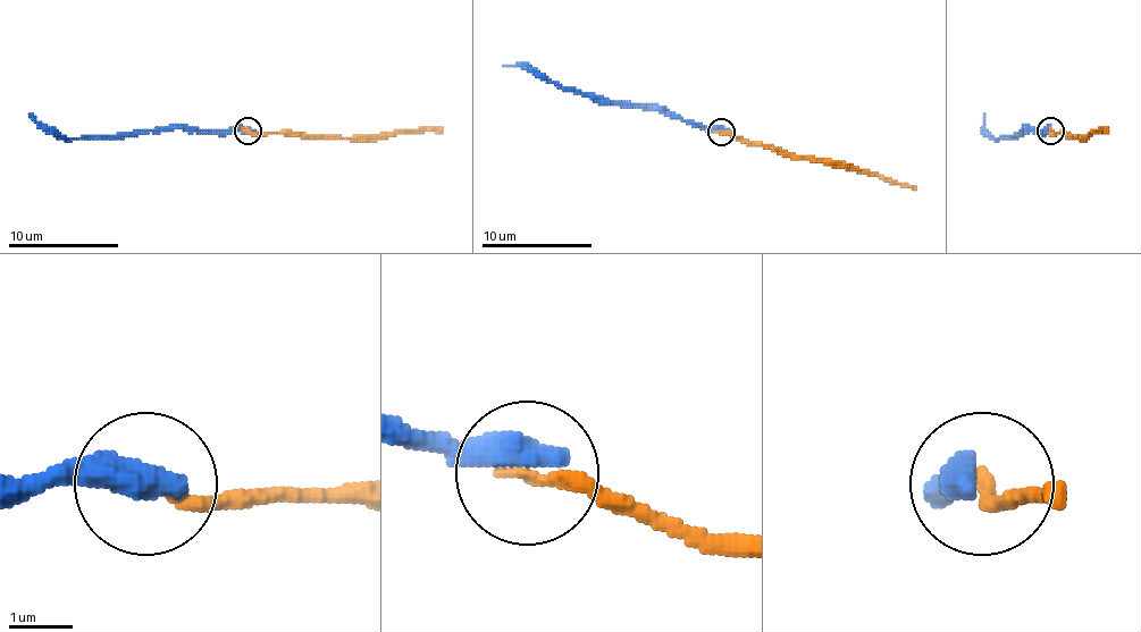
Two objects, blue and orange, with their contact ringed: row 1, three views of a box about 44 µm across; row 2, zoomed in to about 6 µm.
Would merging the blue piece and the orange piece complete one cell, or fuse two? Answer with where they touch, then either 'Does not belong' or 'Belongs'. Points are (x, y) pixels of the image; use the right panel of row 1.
Place: (1050, 131). Belongs

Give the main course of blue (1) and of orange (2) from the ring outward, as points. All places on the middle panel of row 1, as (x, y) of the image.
1: (720, 132), (706, 132), (656, 109), (600, 104), (517, 66), (503, 66)
2: (720, 132), (797, 157), (844, 161), (915, 190)

